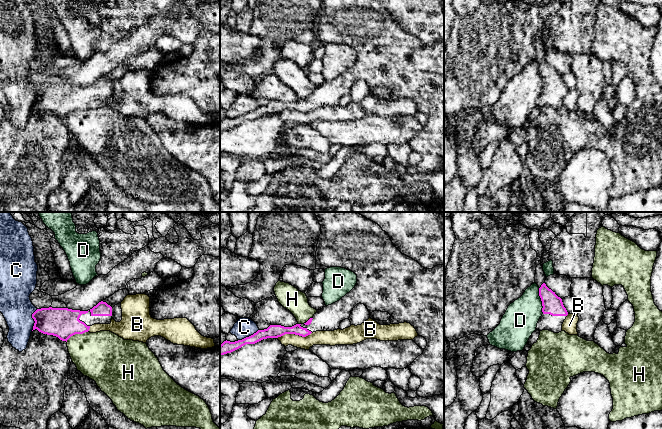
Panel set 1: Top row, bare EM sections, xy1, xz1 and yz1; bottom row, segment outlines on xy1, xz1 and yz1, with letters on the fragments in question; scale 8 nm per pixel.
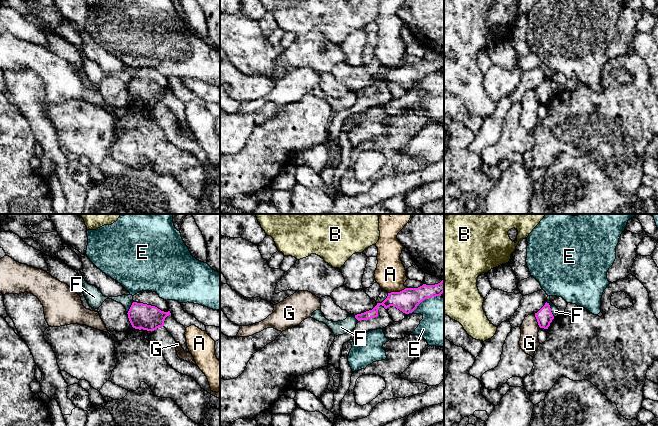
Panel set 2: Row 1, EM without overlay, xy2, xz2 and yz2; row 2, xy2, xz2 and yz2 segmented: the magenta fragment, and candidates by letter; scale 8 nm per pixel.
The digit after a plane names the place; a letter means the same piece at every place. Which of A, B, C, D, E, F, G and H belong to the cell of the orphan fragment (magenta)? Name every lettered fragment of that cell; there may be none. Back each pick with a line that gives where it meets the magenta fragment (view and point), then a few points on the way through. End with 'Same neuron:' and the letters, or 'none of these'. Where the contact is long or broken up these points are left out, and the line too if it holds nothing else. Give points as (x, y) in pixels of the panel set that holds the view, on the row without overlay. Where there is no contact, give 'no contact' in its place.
Same neuron: none of these

